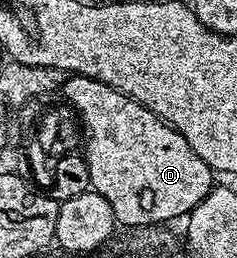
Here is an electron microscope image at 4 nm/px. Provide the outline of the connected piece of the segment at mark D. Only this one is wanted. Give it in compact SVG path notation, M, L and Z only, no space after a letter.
M75 73L65 78L62 93L72 102L71 110L82 124L82 135L84 133L88 138L82 154L90 169L91 190L110 201L110 209L114 209L114 217L121 228L143 229L168 225L171 219L183 220L212 192L212 167L206 165L206 161L202 161L202 157L198 157L194 149L190 149L190 141L186 141L182 133L178 133L166 120L159 119L153 111L146 109L146 105L134 101L126 93L102 81Z

